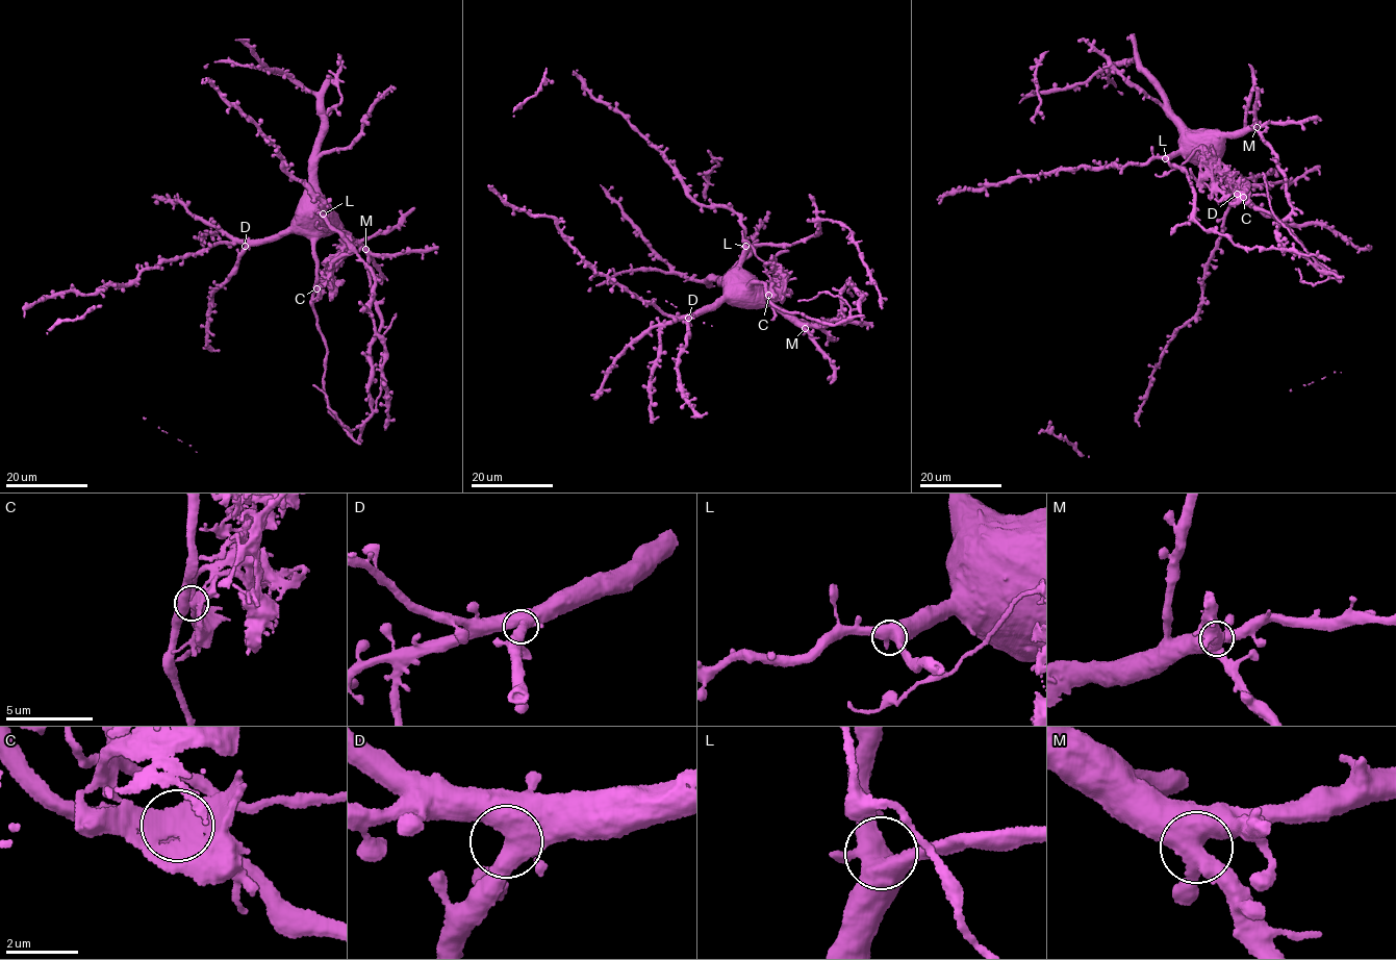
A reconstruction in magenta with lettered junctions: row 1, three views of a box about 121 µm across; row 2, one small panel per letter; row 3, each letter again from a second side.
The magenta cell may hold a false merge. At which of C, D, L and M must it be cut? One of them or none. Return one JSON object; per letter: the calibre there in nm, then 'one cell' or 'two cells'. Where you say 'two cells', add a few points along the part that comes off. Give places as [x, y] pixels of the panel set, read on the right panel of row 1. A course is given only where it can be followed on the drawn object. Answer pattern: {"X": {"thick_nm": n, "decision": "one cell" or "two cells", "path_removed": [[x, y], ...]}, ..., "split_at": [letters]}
{"C": {"thick_nm": 500, "decision": "two cells", "path_removed": [[1243, 198], [1238, 197], [1228, 174], [1201, 149], [1196, 149], [1167, 174], [1156, 174]]}, "D": {"thick_nm": 480, "decision": "one cell"}, "L": {"thick_nm": 480, "decision": "one cell"}, "M": {"thick_nm": 500, "decision": "one cell"}, "split_at": ["C"]}

